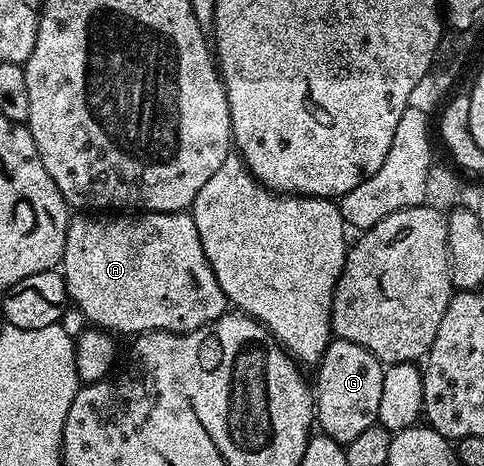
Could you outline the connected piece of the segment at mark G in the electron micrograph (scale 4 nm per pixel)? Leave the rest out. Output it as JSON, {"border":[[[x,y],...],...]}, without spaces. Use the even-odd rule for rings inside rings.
{"border":[[[333,338],[315,368],[314,419],[319,430],[335,443],[346,445],[366,429],[377,426],[385,370],[385,364],[376,359],[374,353],[362,349],[362,345]]]}

